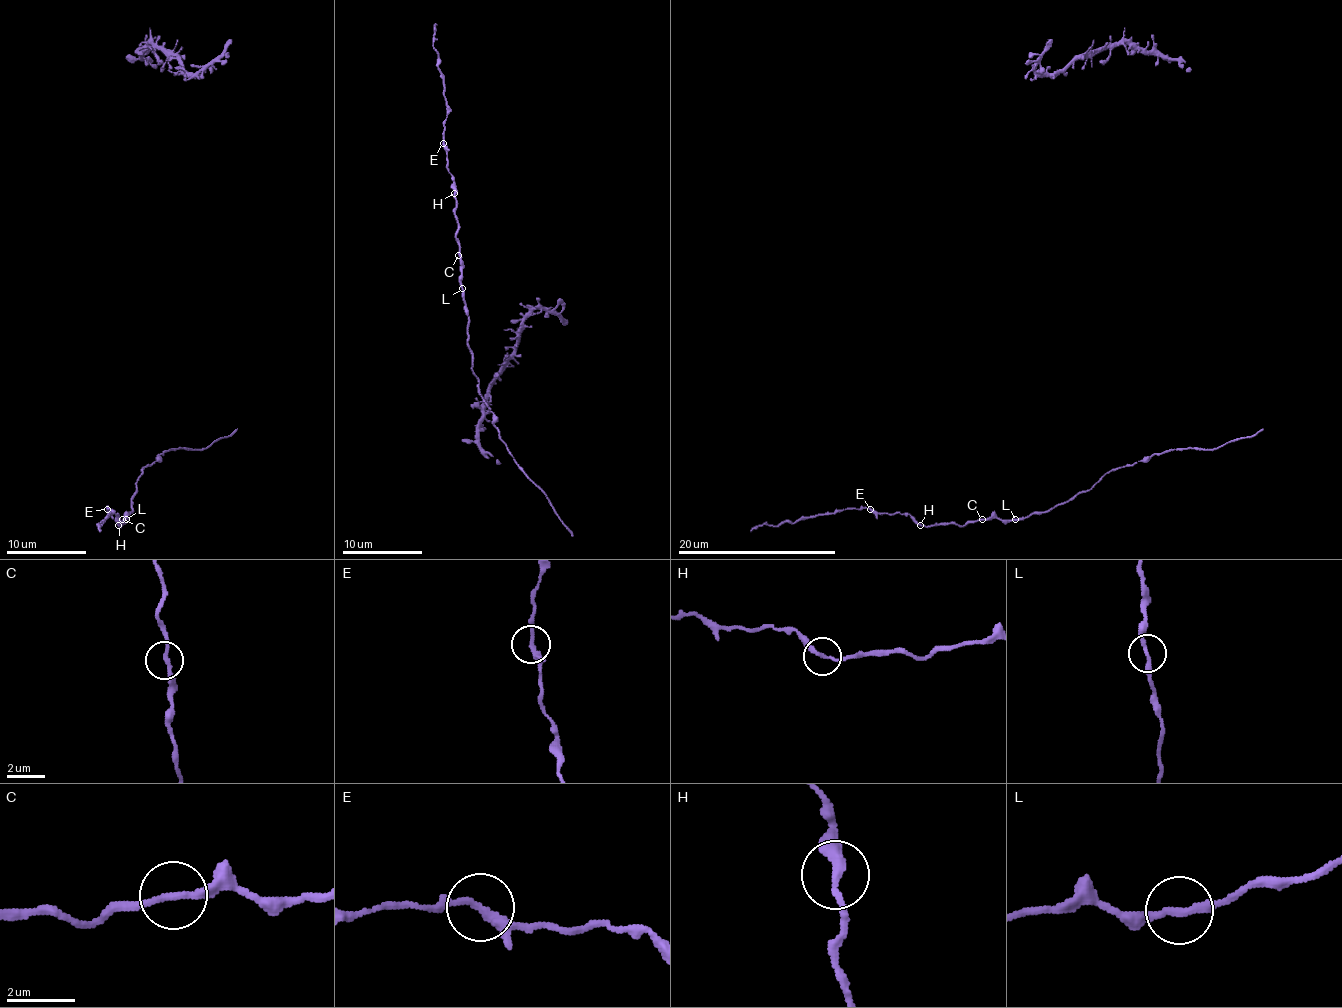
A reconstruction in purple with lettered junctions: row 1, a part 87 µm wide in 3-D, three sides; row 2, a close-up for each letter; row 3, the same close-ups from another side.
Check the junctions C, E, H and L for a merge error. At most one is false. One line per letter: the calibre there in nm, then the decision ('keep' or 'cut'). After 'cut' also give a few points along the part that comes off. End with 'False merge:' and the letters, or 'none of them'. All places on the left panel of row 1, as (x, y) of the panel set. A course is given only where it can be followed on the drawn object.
C: calibre 200 nm; keep
E: calibre 240 nm; keep
H: calibre 240 nm; keep
L: calibre 240 nm; keep
False merge: none of them

